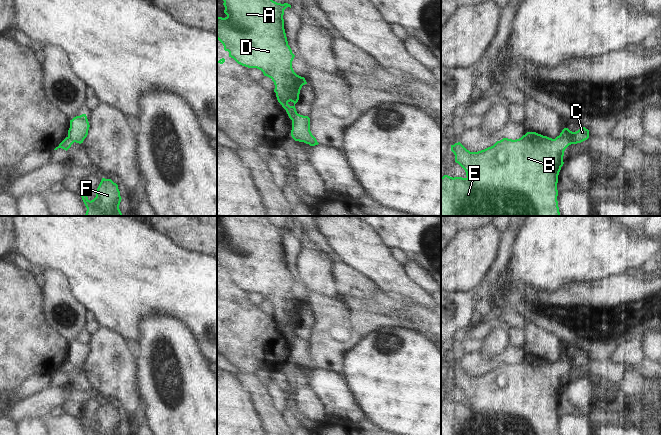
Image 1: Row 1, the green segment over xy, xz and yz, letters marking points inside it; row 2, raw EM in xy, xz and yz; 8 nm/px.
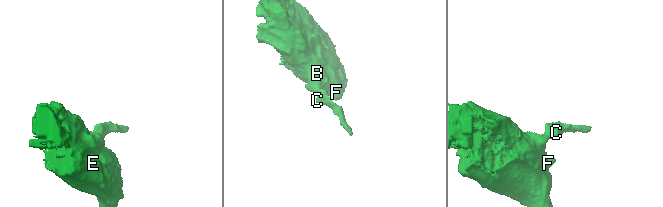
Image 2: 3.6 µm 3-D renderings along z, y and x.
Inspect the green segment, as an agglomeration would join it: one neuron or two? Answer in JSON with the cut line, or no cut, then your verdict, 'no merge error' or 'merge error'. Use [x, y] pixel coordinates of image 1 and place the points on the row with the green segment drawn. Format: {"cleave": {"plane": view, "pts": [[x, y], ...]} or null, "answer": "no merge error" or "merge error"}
{"cleave": {"plane": "yz", "pts": [[560, 134], [571, 143]]}, "answer": "merge error"}

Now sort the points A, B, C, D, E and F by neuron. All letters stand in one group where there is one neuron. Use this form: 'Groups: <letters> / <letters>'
Groups: A B D E F / C.

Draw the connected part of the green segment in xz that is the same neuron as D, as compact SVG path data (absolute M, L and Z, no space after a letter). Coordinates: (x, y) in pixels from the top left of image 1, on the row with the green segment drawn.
M223 0L225 18L217 16L217 39L223 44L229 57L238 64L261 70L264 76L272 79L278 102L286 110L291 120L297 114L295 104L300 90L307 84L304 77L297 75L292 68L295 55L288 45L284 29L284 10L291 8L288 3L273 0Z

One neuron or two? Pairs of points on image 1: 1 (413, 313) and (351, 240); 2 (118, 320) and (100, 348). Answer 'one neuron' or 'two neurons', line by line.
1: two neurons
2: two neurons

